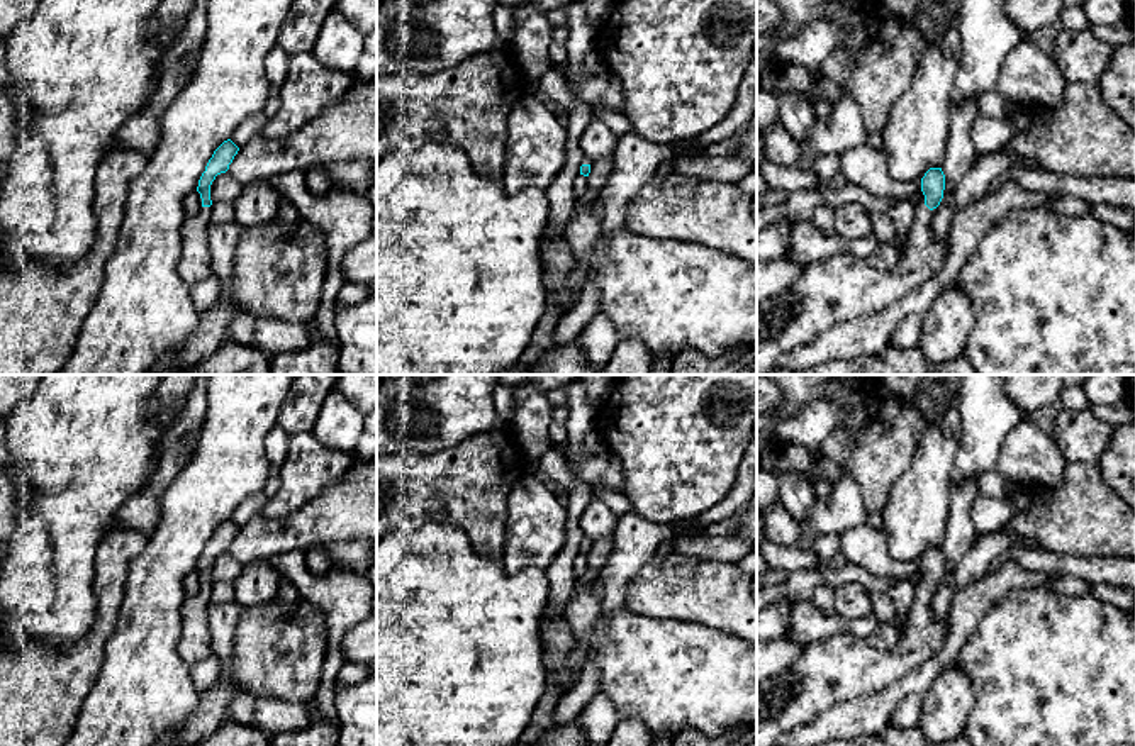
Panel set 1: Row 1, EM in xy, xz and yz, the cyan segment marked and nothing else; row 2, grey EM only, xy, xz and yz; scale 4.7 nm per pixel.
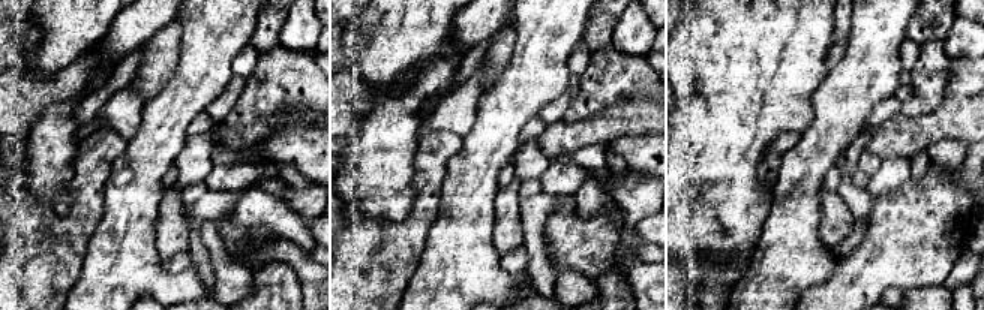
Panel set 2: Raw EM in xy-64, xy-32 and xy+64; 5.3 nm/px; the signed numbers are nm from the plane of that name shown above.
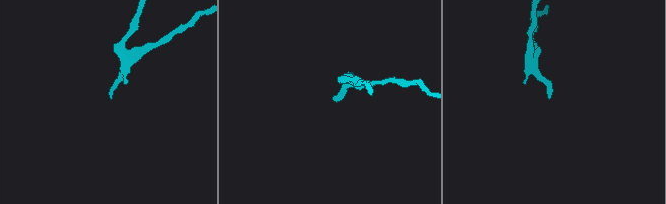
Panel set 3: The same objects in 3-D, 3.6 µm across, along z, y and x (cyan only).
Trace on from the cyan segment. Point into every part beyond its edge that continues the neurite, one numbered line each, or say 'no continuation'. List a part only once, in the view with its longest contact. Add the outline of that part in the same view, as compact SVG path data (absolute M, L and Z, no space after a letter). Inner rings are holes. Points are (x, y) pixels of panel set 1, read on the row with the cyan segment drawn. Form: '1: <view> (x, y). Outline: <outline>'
1: xy (195, 263). Outline: M202 207L197 215L182 224L178 275L190 288L212 275L209 224L210 207Z

